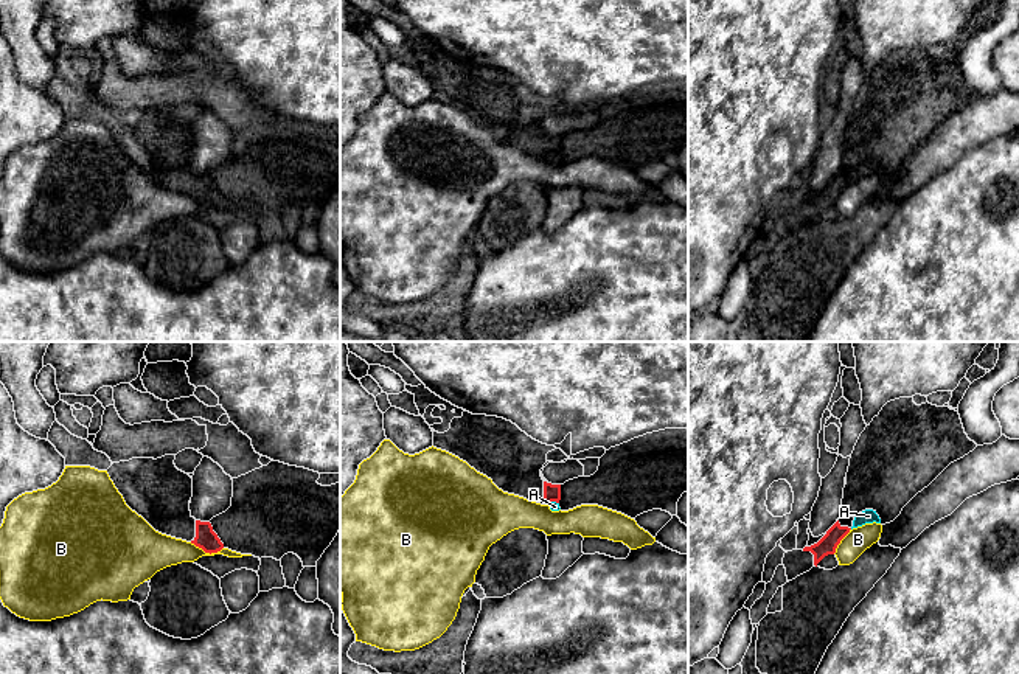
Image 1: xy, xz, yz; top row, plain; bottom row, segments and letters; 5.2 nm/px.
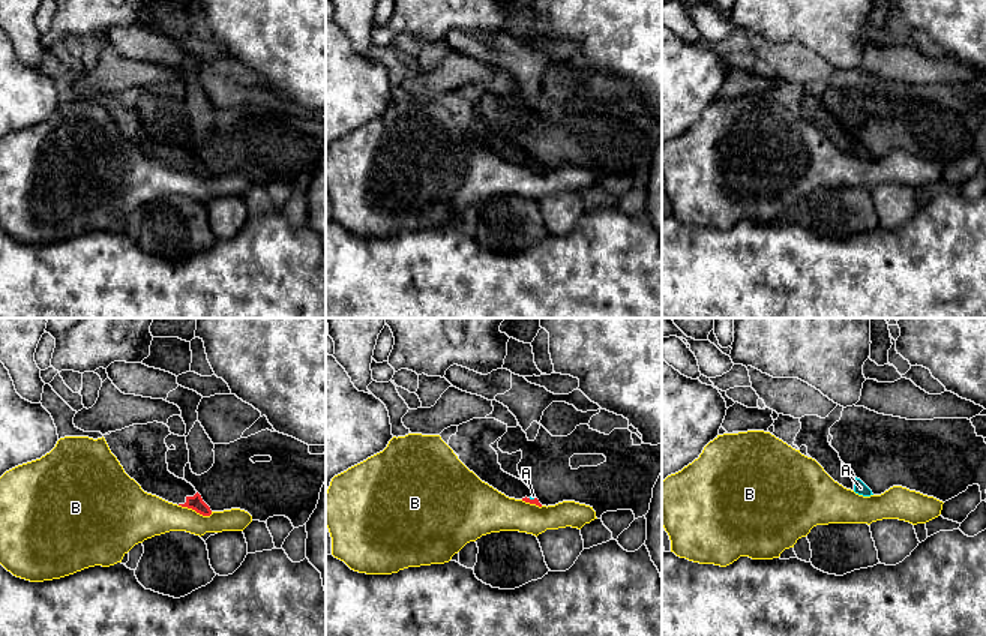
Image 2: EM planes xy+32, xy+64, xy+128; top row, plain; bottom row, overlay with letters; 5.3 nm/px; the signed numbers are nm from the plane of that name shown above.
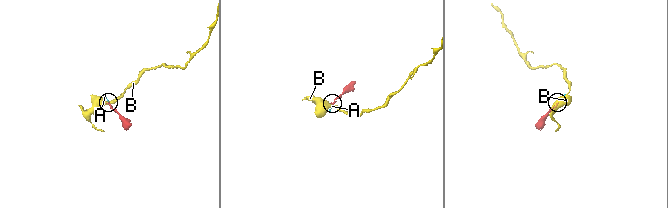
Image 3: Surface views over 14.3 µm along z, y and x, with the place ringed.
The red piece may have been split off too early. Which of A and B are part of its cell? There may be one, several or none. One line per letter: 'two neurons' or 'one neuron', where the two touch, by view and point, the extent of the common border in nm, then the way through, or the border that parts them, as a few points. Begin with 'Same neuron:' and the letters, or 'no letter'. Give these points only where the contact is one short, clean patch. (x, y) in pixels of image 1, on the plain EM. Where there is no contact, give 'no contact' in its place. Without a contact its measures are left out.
Same neuron: A
A: one neuron; contact xz (553, 152); length 60 nm; way xz (552, 145), (553, 152), (555, 159)
B: two neurons; contact xy (207, 204); length 180 nm; border xy (190, 194), (210, 205), (222, 201)

